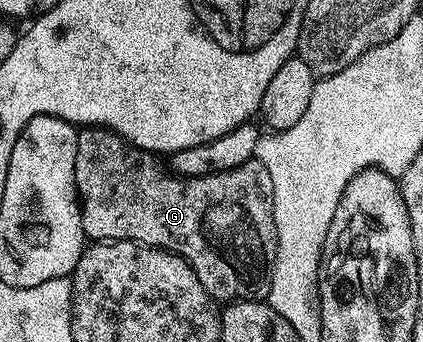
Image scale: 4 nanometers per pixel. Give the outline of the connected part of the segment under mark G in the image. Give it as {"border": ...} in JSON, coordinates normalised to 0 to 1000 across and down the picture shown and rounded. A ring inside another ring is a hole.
{"border":[[[196,371],[182,386],[182,477],[177,480],[177,541],[187,553],[187,582],[196,614],[196,687],[217,708],[239,705],[319,705],[329,716],[364,716],[378,728],[395,728],[435,751],[456,781],[475,839],[494,851],[494,863],[513,886],[544,886],[548,880],[629,880],[636,839],[645,827],[645,781],[650,778],[650,737],[655,722],[655,675],[650,673],[650,632],[645,629],[645,523],[636,523],[636,500],[612,468],[598,465],[589,477],[570,477],[570,488],[551,488],[551,500],[522,500],[504,512],[473,518],[416,518],[388,494],[371,474],[369,450],[326,436],[307,424],[279,389],[265,389],[241,371]]]}

